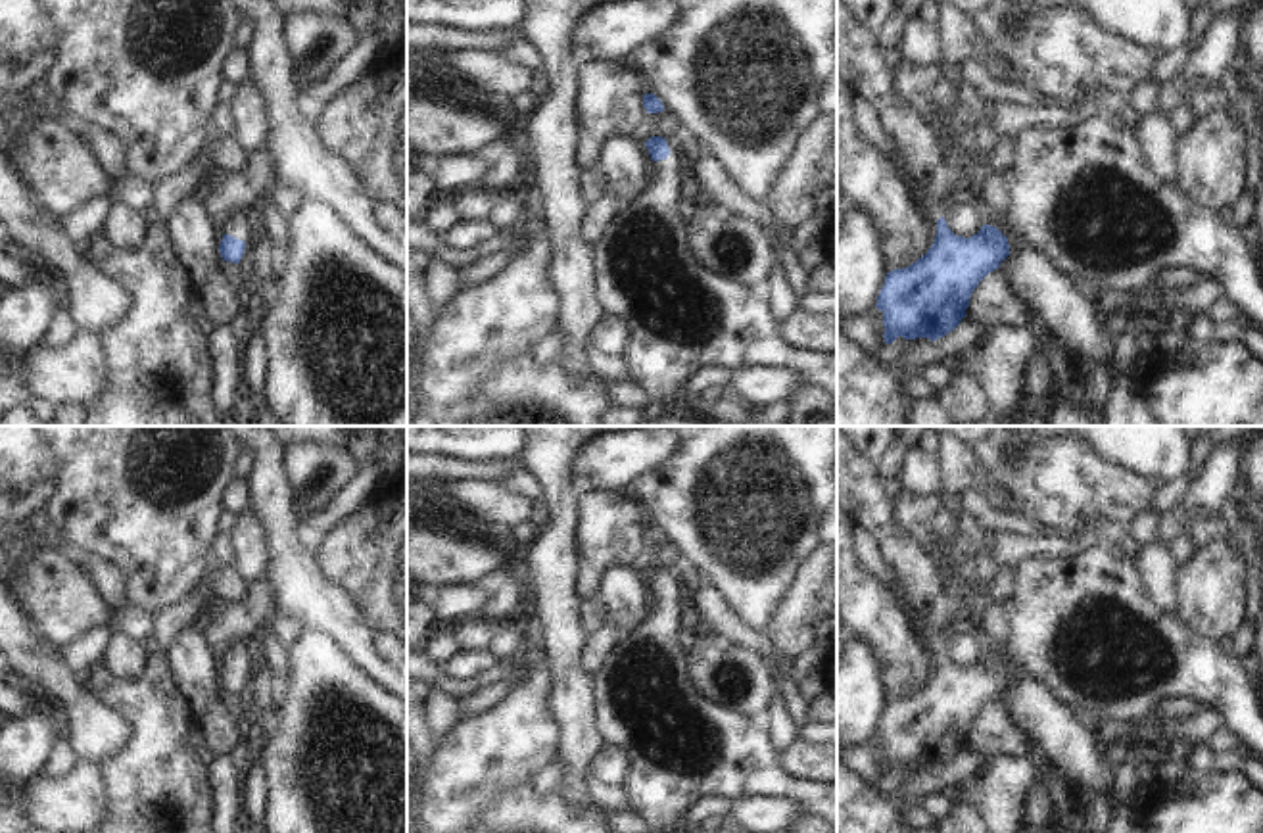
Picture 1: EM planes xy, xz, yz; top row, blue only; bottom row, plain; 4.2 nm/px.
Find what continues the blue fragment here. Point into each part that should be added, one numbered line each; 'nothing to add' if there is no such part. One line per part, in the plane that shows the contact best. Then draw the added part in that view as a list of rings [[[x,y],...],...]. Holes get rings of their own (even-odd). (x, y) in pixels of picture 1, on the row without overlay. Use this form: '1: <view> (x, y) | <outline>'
1: xy (235, 653) | [[[230,643],[219,651],[223,664],[244,670],[246,649],[240,643]]]

